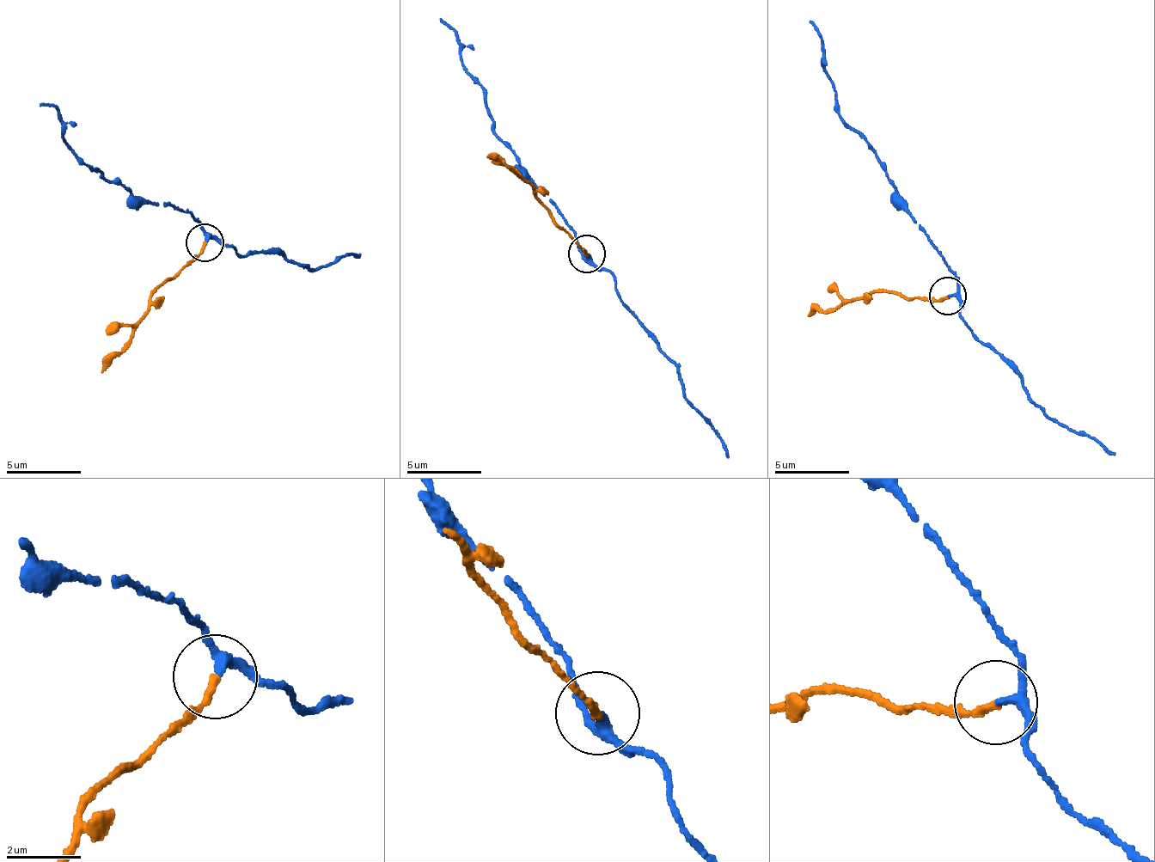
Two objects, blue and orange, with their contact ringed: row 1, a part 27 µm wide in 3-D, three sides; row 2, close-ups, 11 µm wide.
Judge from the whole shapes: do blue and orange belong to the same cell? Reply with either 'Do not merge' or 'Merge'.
Merge

